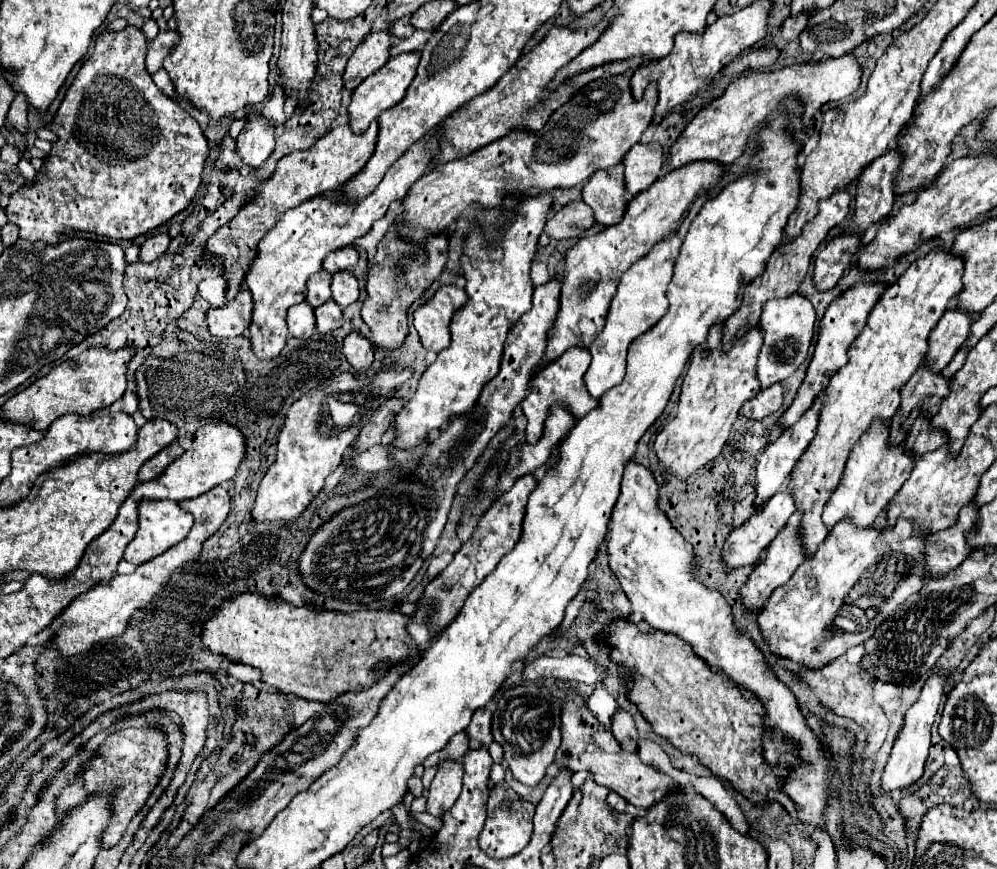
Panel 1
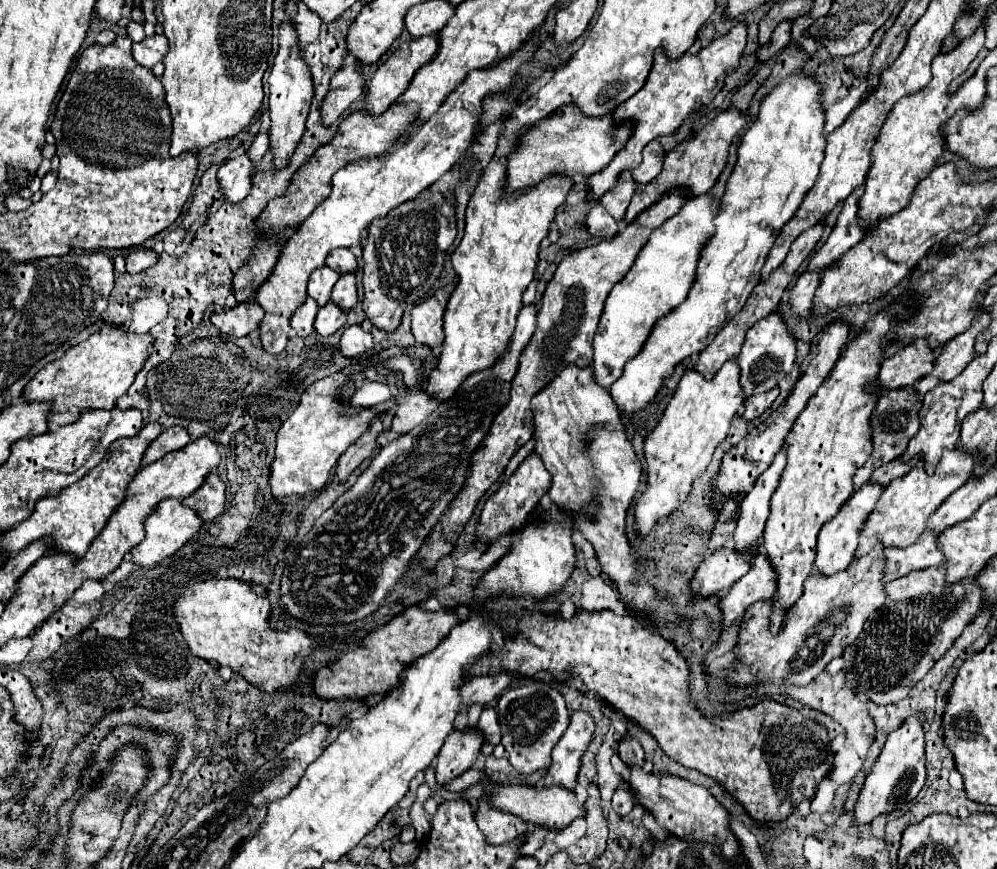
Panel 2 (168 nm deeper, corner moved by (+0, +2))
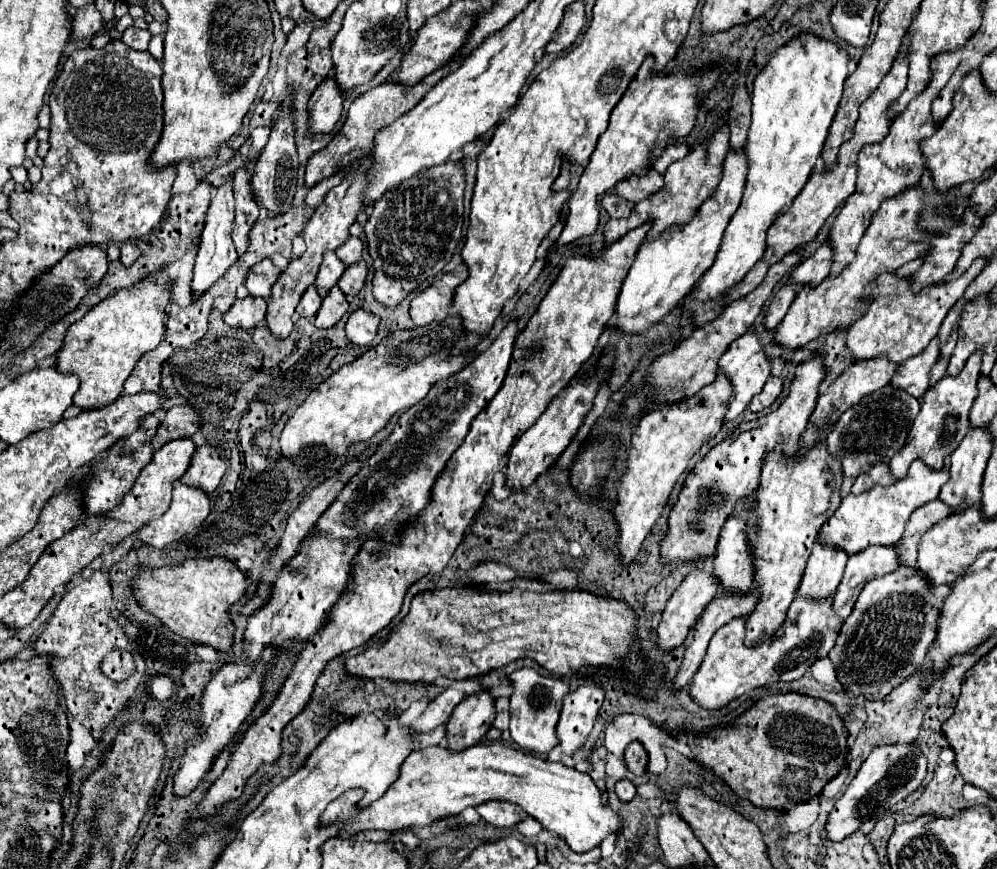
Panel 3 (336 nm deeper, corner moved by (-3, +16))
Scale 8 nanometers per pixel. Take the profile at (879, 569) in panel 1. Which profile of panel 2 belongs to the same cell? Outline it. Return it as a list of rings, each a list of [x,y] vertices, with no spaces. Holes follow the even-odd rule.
[[[877,544],[873,552],[853,558],[845,570],[825,576],[815,572],[807,578],[803,596],[785,612],[781,630],[771,634],[769,622],[773,614],[773,600],[759,600],[747,608],[739,630],[739,664],[735,672],[729,672],[727,680],[739,686],[773,682],[773,684],[797,684],[805,686],[819,676],[825,666],[845,652],[853,644],[871,612],[883,606],[885,592],[885,546]],[[743,666],[749,666],[751,676],[743,674]]]

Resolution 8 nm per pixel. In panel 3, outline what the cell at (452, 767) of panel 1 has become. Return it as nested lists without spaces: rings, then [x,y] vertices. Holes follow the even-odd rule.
[[[488,690],[466,696],[452,712],[446,724],[446,738],[450,750],[460,750],[478,744],[492,728],[496,716],[494,698]]]

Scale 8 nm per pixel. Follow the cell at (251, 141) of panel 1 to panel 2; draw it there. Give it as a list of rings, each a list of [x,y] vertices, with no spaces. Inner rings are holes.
[[[241,154],[237,158],[225,160],[219,166],[219,184],[223,184],[225,196],[229,202],[241,202],[251,190],[251,178],[255,172],[255,164],[249,154]]]

